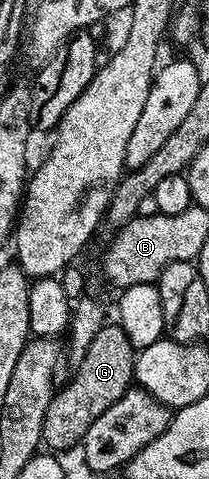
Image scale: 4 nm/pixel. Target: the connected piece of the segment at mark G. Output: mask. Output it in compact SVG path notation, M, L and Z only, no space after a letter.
M106 323L98 331L84 359L73 372L72 381L53 397L45 410L42 441L47 450L54 453L77 448L92 427L93 421L131 388L134 381L136 348L117 323Z

